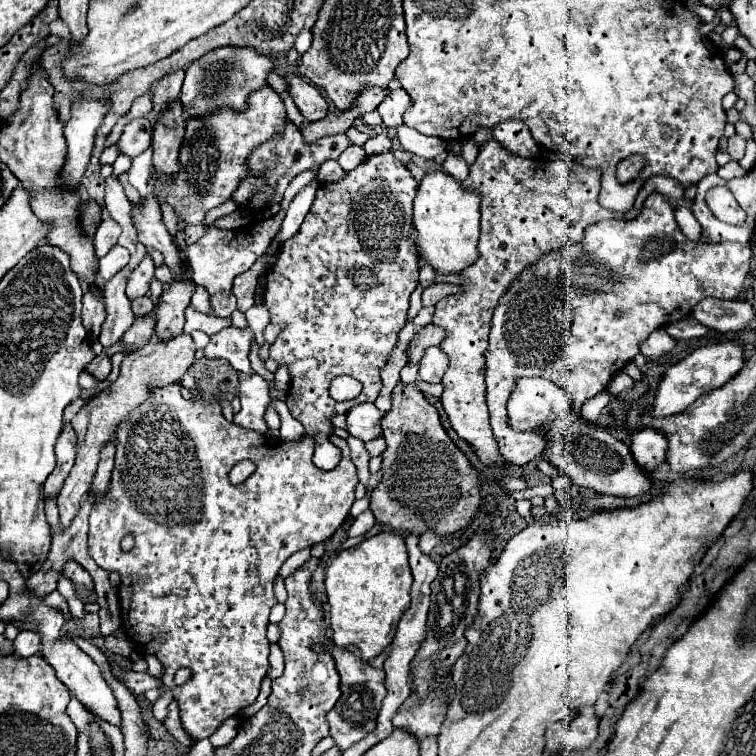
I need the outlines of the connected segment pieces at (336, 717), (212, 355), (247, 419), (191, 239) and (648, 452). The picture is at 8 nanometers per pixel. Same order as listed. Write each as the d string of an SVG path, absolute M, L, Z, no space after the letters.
M332 645L330 651L334 655L336 669L340 673L340 689L342 689L340 701L328 713L330 737L336 741L336 745L340 747L340 751L346 751L348 747L352 747L360 739L364 739L370 731L374 731L378 711L380 711L382 701L386 697L386 685L384 685L386 675L384 675L384 671L374 669L370 663L364 663L360 659L360 653L356 649L352 649L352 651L340 651L340 649L336 649Z
M226 327L220 333L210 337L210 343L204 349L206 359L224 359L228 361L236 371L244 375L252 375L252 365L248 359L250 341L254 339L254 333L250 329L236 329Z
M254 373L244 383L240 383L238 397L242 403L242 411L238 415L234 415L234 423L244 429L256 431L256 433L266 433L268 425L266 425L264 413L270 405L268 383L260 375Z
M200 225L200 227L186 227L184 229L184 241L186 241L186 245L192 245L192 243L196 243L204 233L206 233L206 229L208 229L210 225Z
M652 427L642 429L632 435L630 451L632 451L636 463L640 463L640 467L652 471L666 461L668 437L662 431L652 429Z

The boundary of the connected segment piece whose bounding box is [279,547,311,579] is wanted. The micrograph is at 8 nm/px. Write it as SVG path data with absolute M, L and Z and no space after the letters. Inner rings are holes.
M305 548L291 555L282 565L279 575L286 579L288 575L292 574L298 567L302 566L308 559L311 558L311 548Z

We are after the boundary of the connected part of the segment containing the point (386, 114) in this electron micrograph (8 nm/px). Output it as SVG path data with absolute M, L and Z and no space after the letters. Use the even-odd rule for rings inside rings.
M398 87L398 89L392 89L388 91L388 95L384 97L384 101L376 107L376 111L380 113L380 117L384 119L384 125L390 127L390 129L396 129L402 125L402 115L404 111L412 105L408 93Z

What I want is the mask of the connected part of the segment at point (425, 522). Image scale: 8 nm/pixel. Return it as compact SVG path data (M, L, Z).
M398 383L398 387L394 389L392 409L382 419L382 437L386 439L386 451L382 453L380 471L382 479L372 491L370 499L370 511L374 513L376 521L394 531L416 535L434 531L438 537L446 537L468 527L470 519L482 503L482 477L478 469L474 469L470 459L454 445L454 441L440 423L436 407L426 401L416 385Z

